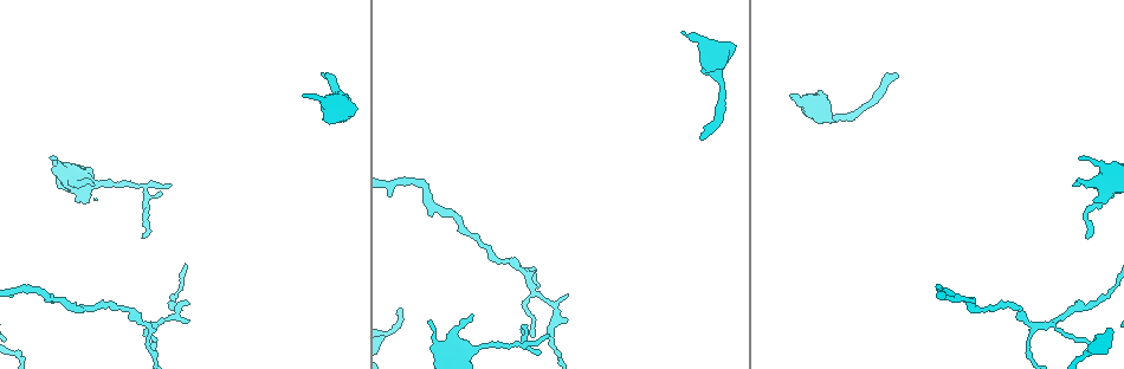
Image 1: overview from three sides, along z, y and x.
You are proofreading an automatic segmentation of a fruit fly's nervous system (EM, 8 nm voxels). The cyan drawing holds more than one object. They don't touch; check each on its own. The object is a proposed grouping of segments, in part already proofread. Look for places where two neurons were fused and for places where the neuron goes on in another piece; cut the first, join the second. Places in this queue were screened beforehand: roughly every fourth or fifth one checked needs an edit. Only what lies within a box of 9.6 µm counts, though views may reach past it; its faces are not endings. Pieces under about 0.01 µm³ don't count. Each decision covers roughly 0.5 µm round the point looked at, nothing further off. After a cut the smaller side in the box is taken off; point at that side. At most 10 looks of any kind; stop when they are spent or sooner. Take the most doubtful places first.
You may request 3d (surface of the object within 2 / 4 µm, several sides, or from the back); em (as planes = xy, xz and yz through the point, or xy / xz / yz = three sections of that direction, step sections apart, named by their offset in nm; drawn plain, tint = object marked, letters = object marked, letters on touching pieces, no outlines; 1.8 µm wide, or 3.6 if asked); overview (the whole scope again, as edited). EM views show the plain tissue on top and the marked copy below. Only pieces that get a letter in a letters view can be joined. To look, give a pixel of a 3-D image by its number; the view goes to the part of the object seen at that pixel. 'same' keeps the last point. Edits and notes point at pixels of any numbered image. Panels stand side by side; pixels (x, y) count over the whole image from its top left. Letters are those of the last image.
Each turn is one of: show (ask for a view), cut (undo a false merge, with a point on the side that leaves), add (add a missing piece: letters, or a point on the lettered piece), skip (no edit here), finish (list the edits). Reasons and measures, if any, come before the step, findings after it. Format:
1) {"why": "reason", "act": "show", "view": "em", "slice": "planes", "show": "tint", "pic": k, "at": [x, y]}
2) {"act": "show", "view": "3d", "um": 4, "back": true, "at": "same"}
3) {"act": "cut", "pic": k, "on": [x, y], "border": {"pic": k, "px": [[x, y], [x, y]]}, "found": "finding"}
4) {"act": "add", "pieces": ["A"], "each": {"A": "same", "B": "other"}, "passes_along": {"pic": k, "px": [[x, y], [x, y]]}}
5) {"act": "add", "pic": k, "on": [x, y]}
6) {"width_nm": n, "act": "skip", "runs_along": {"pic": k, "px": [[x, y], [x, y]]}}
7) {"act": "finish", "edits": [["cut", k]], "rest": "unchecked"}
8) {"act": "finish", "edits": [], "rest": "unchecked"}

{"why": "tapers out", "act": "show", "view": "em", "slice": "planes", "show": "letters", "pic": 1, "at": [145, 238]}

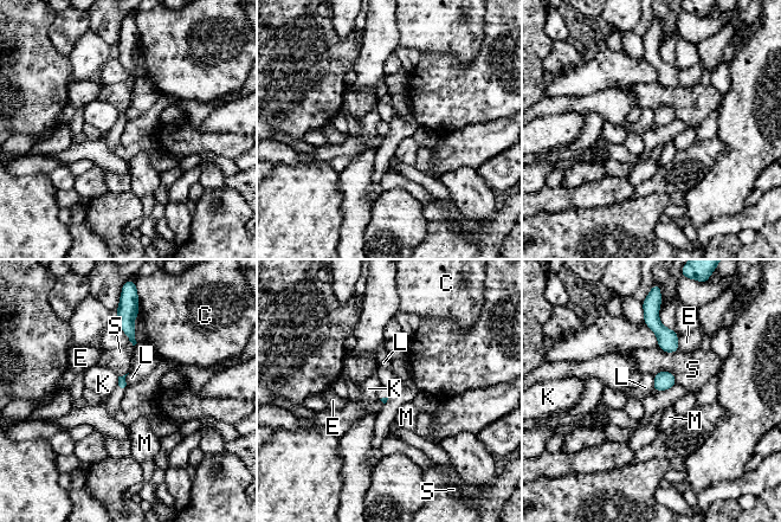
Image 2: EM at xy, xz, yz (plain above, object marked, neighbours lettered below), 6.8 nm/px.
{"act": "skip", "each": {"C": "other", "E": "other", "K": "other", "L": "other", "M": "other", "S": "other"}, "border": {"pic": 2, "px": [[654, 375], [652, 390]]}, "found": "no lettered piece goes on from it"}

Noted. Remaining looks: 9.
{"act": "show", "view": "3d", "um": 4, "back": true, "pic": 1, "at": [524, 274]}

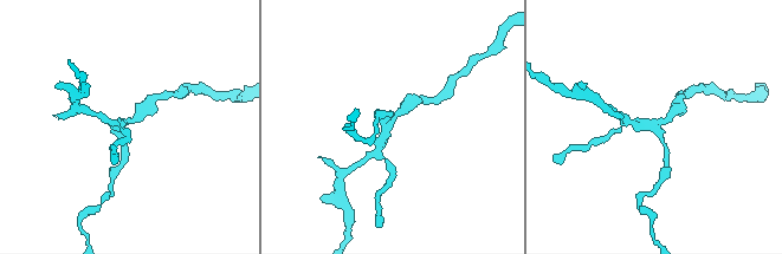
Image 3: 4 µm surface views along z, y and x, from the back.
{"why": "need the tissue", "act": "show", "view": "em", "slice": "planes", "show": "tint", "pic": 3, "at": [388, 120]}

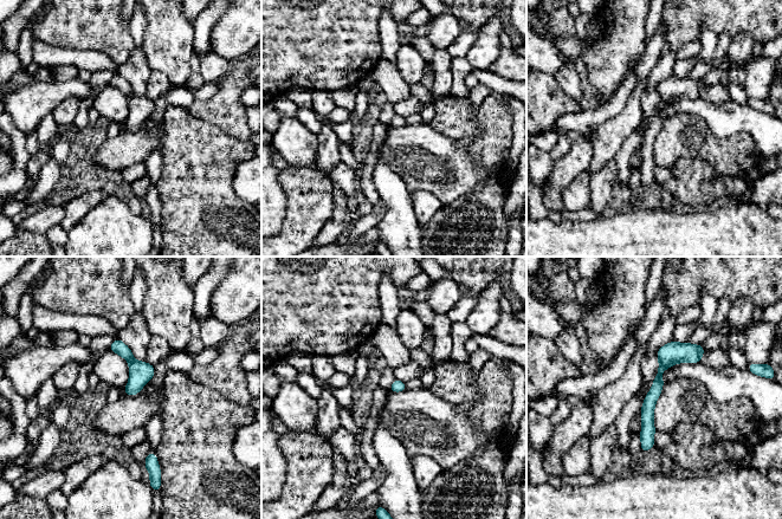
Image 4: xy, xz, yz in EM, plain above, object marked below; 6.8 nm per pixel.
{"act": "show", "view": "em", "slice": "planes", "show": "letters", "at": "same"}

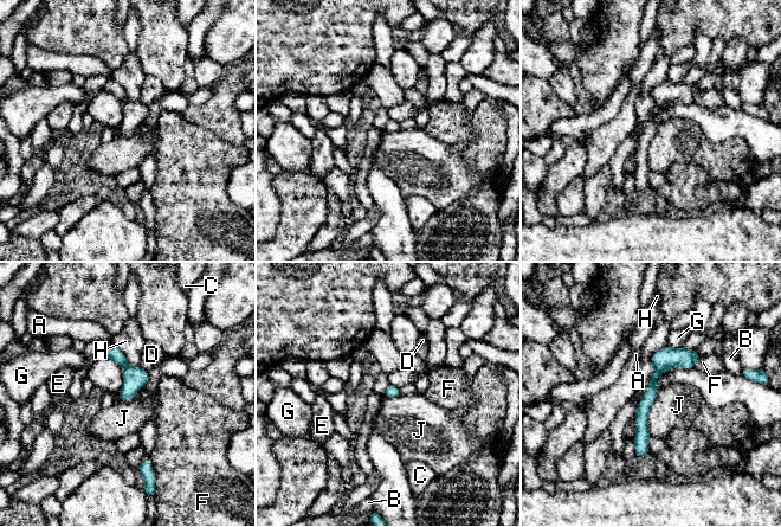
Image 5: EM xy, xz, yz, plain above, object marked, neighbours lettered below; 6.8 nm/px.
{"width_nm": 90, "act": "skip", "each": {"A": "other", "B": "other", "C": "other", "D": "other", "E": "other", "F": "other", "G": "other", "H": "other", "J": "other"}, "runs_along": {"pic": 5, "px": [[691, 352], [656, 373], [638, 454]]}, "found": "one neuron here"}

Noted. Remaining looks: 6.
{"act": "show", "view": "3d", "um": 4, "pic": 1, "at": [681, 33]}

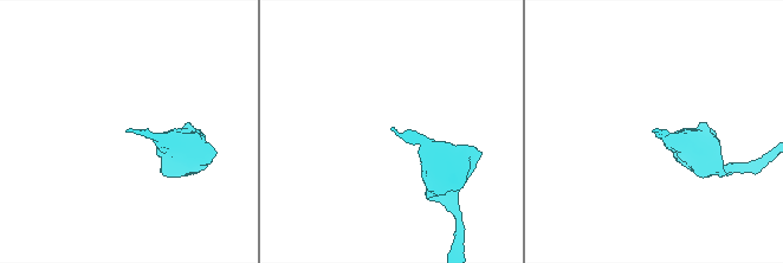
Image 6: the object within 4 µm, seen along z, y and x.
{"act": "show", "view": "em", "slice": "xy", "step": 16, "show": "tint", "pic": 6, "at": [394, 131]}

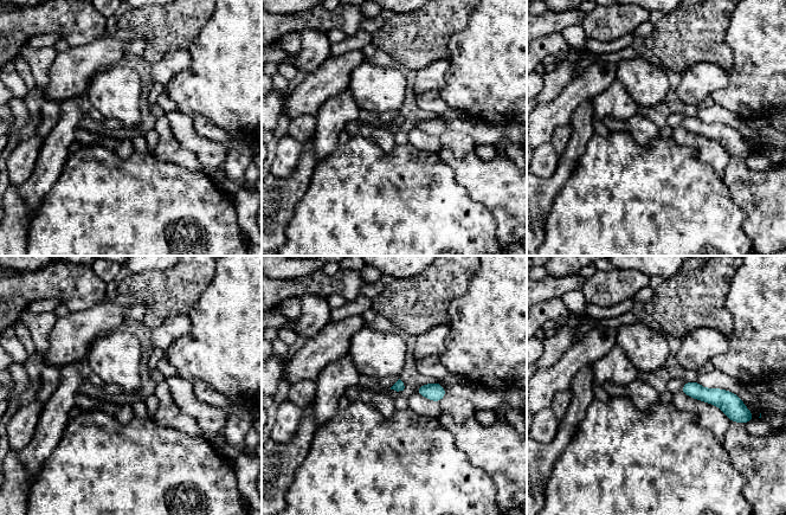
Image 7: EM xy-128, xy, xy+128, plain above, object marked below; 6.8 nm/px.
{"act": "show", "view": "em", "slice": "planes", "show": "letters", "at": "same"}

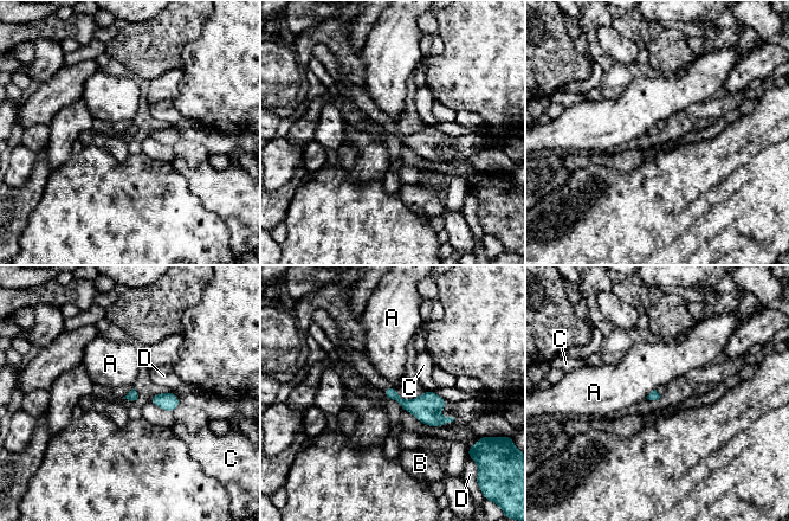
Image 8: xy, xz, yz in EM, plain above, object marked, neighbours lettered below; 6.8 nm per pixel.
{"act": "skip", "each": {"A": "other", "B": "other", "C": "other", "D": "other"}, "border": {"pic": 8, "px": [[655, 388], [645, 397]]}, "found": "no lettered piece goes on from it"}

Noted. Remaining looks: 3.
{"act": "show", "view": "3d", "um": 2, "pic": 1, "at": [1093, 201]}

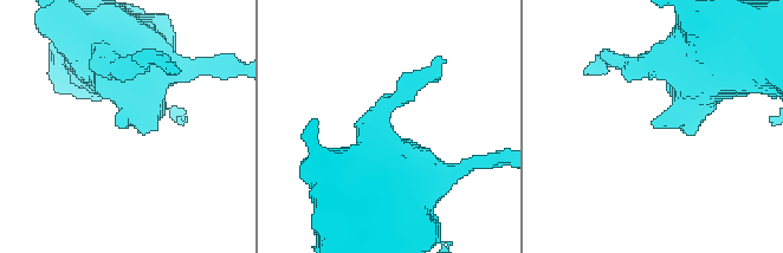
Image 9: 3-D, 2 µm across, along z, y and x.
{"why": "shape alone is not enough", "act": "show", "view": "em", "slice": "yz", "step": 4, "show": "letters", "pic": 9, "at": [653, 124]}

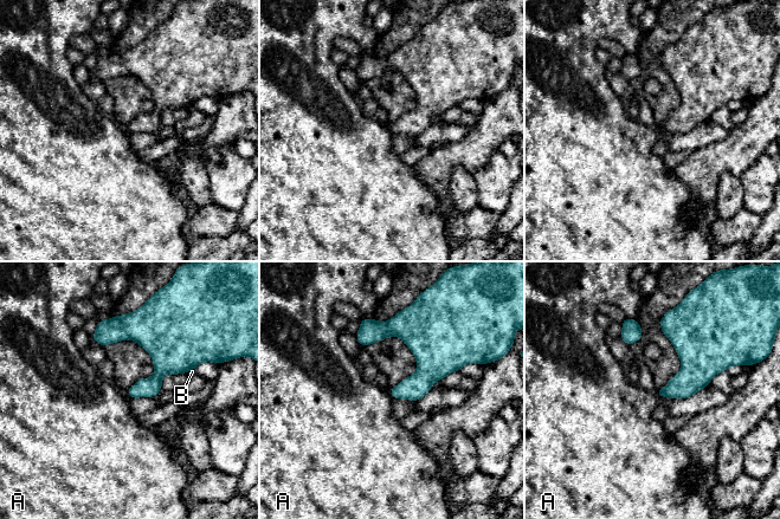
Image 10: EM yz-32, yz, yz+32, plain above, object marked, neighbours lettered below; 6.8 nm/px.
{"why": "another direction", "act": "show", "view": "em", "slice": "planes", "show": "letters", "at": "same"}

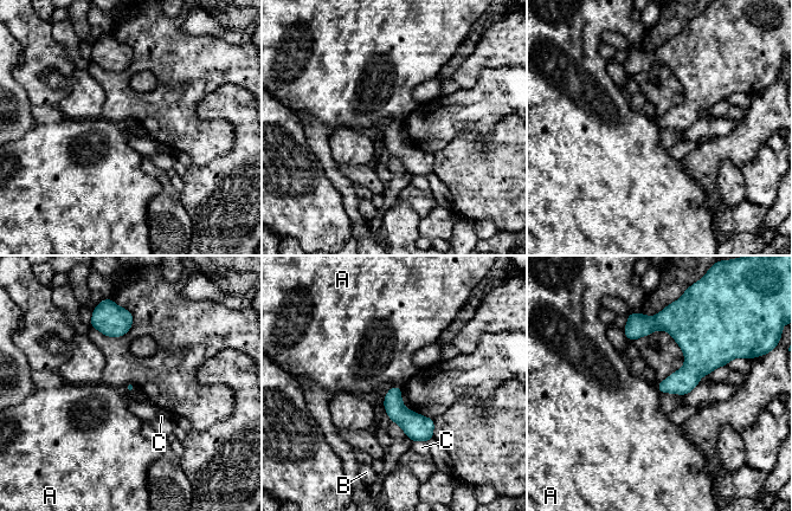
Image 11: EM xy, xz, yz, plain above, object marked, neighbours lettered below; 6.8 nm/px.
{"act": "skip", "each": {"A": "other", "B": "other", "C": "other"}, "found": "no lettered piece goes on from it"}

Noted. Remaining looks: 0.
{"act": "finish", "edits": [], "rest": "unchecked"}

